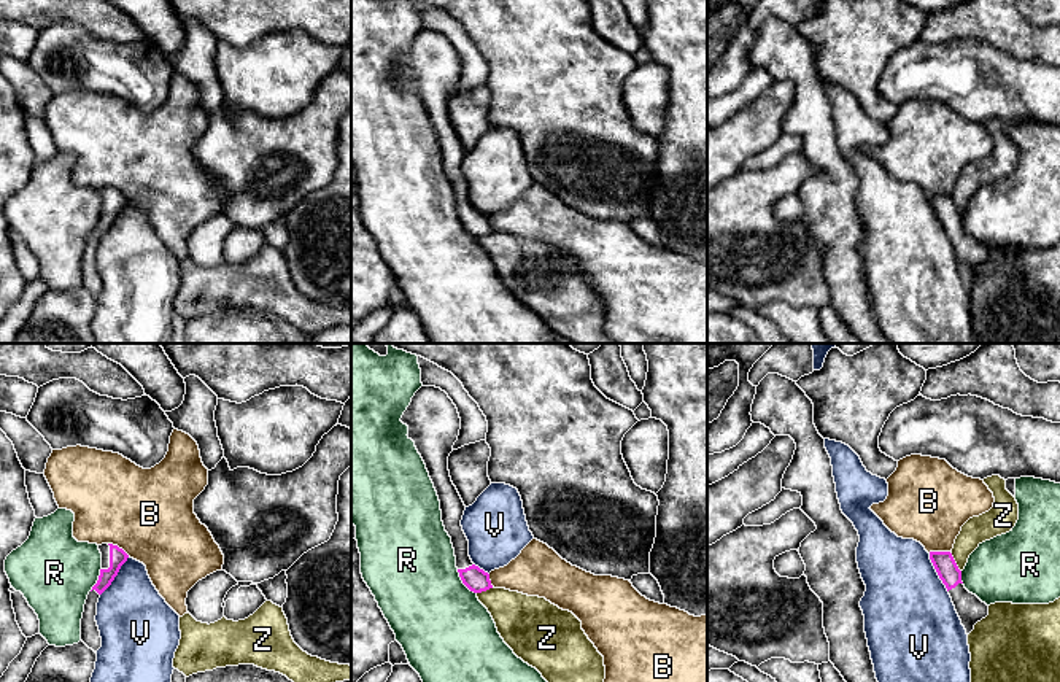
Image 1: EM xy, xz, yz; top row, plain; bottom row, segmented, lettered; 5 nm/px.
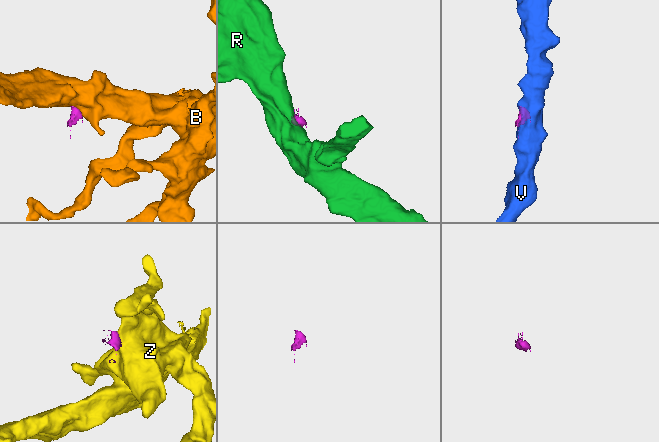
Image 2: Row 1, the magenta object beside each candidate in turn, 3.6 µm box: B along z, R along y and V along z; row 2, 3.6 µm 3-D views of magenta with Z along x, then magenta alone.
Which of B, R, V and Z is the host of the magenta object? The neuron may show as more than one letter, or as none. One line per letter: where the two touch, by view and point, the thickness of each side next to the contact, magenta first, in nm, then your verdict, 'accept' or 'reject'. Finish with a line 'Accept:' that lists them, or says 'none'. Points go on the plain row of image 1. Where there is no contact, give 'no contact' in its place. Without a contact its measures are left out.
B: xy (118, 191) | 90/440 nm | reject
R: xz (463, 226) | 120/460 nm | reject
V: xy (116, 218) | 90/360 nm | reject
Z: yz (954, 205) | 110/140 nm | reject
Accept: none

